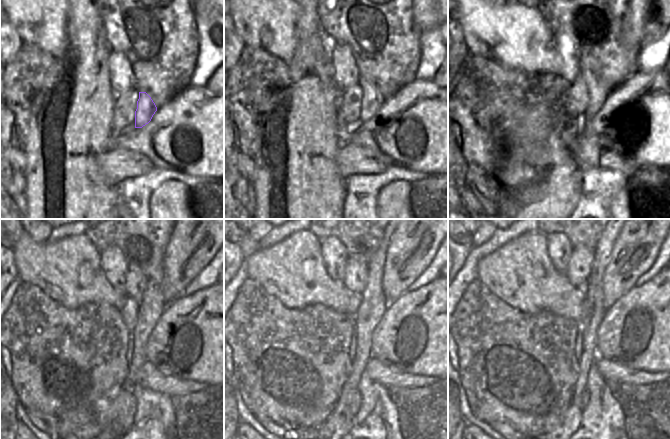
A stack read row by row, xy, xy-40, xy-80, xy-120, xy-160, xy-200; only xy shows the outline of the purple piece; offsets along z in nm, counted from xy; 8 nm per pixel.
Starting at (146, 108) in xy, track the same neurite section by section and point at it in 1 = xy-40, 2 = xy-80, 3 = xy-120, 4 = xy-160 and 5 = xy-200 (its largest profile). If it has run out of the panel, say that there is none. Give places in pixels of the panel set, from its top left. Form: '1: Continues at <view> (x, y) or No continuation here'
1: Continues at xy-40 (371, 103)
2: Continues at xy-80 (594, 84)
3: Continues at xy-120 (135, 281)
4: Continues at xy-160 (356, 277)
5: Continues at xy-200 (578, 272).

